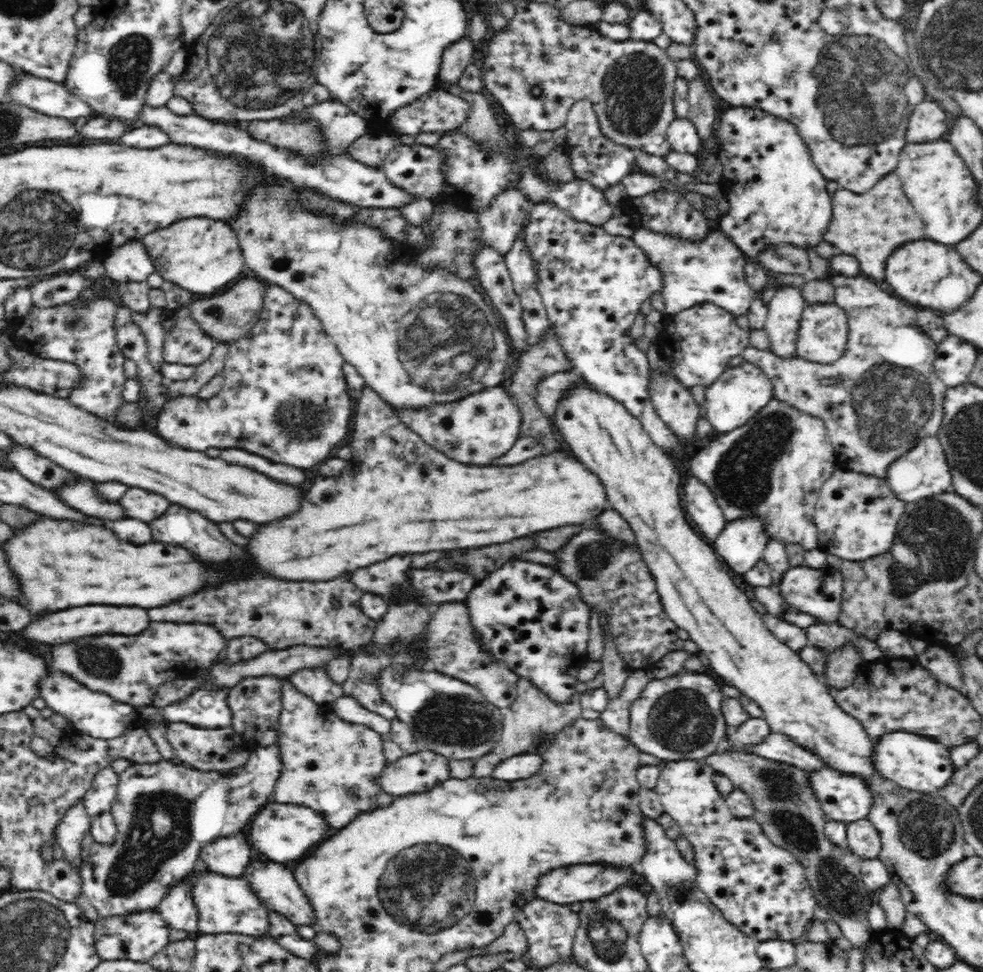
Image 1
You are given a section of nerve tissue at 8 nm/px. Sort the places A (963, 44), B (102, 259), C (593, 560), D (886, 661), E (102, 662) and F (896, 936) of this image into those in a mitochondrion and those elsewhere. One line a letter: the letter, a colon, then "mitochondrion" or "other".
A: mitochondrion
B: other
C: mitochondrion
D: other
E: mitochondrion
F: other

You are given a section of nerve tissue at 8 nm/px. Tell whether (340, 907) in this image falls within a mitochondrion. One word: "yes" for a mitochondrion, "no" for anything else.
no

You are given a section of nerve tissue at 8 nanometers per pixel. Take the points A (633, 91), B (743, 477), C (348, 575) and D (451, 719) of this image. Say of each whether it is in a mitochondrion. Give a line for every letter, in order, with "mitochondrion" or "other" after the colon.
A: mitochondrion
B: mitochondrion
C: other
D: mitochondrion

